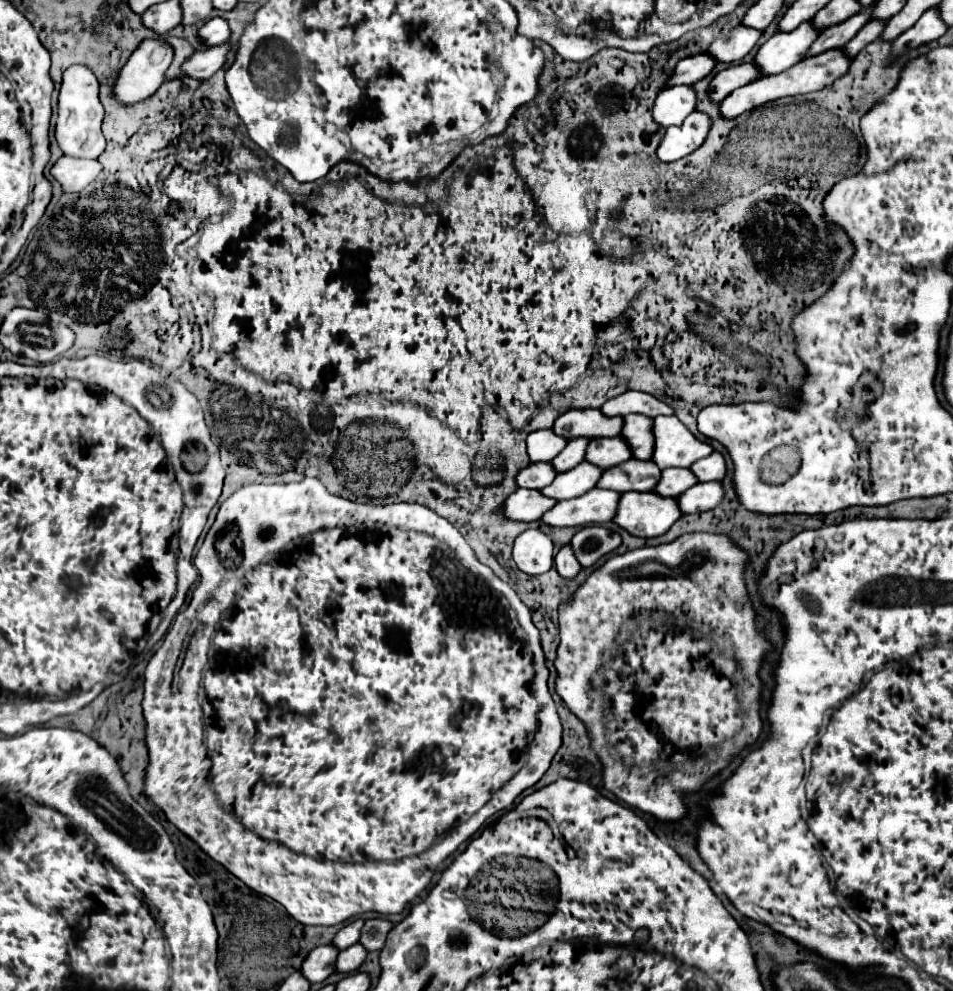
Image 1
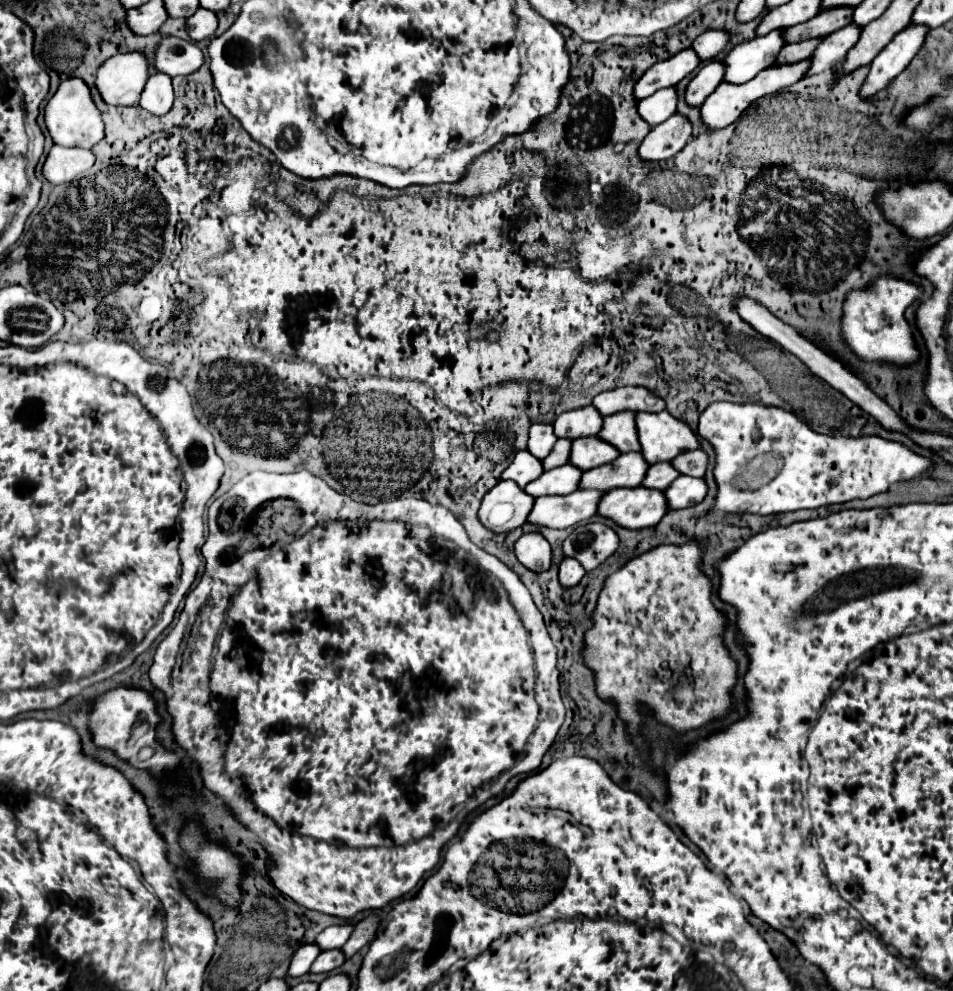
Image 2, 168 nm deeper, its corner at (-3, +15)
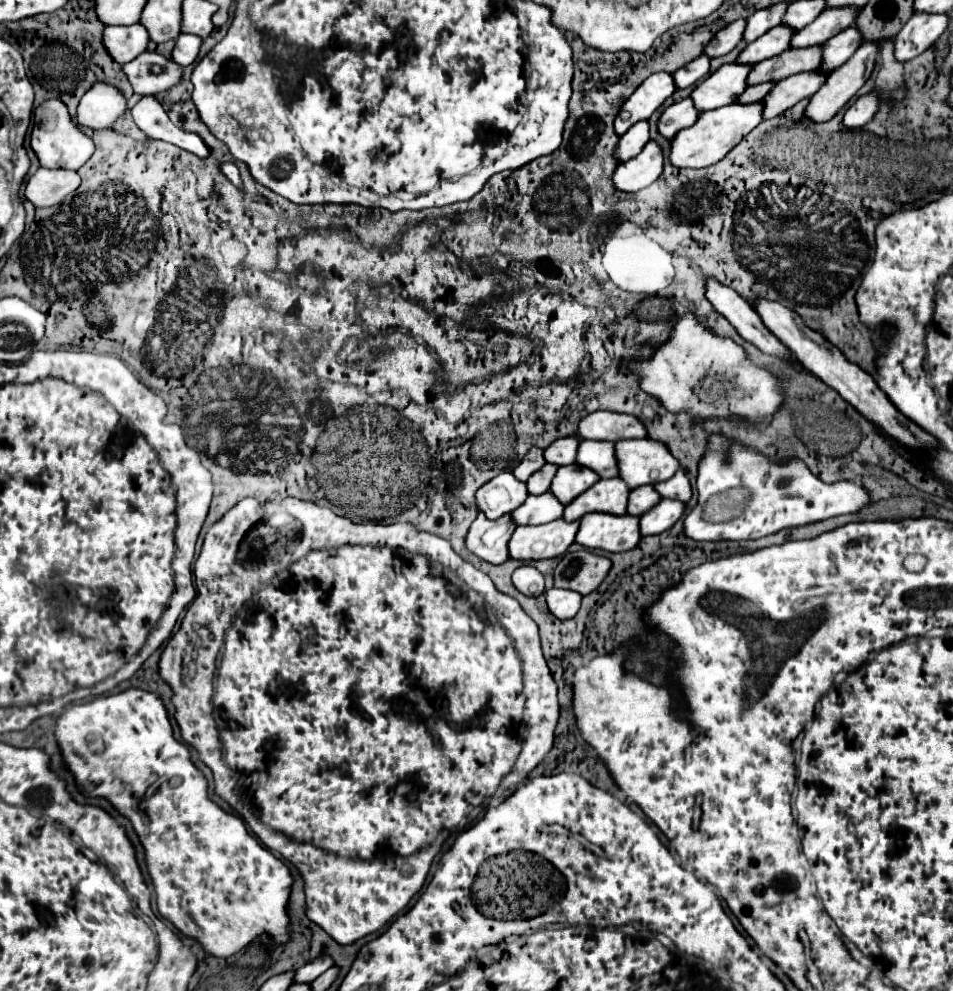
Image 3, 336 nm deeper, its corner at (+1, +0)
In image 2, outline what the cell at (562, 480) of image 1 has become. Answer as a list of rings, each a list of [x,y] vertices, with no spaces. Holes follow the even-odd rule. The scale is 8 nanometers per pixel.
[[[562,464],[554,470],[544,472],[540,478],[532,480],[524,490],[538,498],[538,496],[554,496],[554,494],[570,494],[578,488],[580,484],[580,468],[574,464]]]

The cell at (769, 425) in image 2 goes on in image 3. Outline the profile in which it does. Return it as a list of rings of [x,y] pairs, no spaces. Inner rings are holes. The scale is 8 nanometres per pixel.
[[[712,435],[708,439],[708,453],[702,457],[700,467],[698,467],[698,505],[684,517],[684,535],[688,535],[688,539],[694,541],[748,541],[748,539],[760,539],[766,535],[772,535],[776,531],[782,529],[790,529],[790,527],[800,527],[800,525],[808,525],[808,523],[816,523],[828,517],[836,517],[836,515],[844,515],[844,513],[856,513],[860,507],[868,505],[870,497],[866,493],[866,489],[858,483],[858,481],[838,481],[838,483],[822,483],[818,477],[814,477],[808,467],[794,459],[788,465],[776,465],[772,461],[768,461],[762,453],[756,453],[752,449],[744,449],[742,445],[730,445],[730,441],[722,435]],[[732,487],[746,487],[750,491],[750,501],[744,509],[742,515],[726,521],[726,523],[708,523],[702,519],[702,507],[704,503],[722,491],[728,491]]]

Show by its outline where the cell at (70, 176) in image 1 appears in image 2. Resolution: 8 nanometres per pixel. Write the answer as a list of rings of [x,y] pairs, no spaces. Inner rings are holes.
[[[52,146],[48,158],[44,162],[44,176],[54,186],[72,182],[80,174],[88,172],[94,166],[94,152],[84,148],[66,148],[66,146]]]

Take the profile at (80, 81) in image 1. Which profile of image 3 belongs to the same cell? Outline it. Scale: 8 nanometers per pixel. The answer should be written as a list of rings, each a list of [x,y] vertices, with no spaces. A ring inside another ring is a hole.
[[[58,99],[44,101],[40,107],[36,107],[36,111],[34,111],[34,129],[32,129],[32,135],[30,135],[30,147],[34,149],[40,167],[46,167],[46,169],[70,169],[70,171],[76,171],[94,153],[92,139],[86,137],[72,123],[72,117],[70,117],[68,109]]]

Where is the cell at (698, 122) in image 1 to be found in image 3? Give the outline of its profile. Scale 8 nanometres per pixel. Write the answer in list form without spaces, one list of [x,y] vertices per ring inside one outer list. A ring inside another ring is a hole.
[[[648,141],[636,157],[628,159],[626,163],[620,163],[614,169],[612,185],[614,189],[620,189],[624,193],[640,191],[660,177],[662,165],[664,159],[660,147],[654,141]]]

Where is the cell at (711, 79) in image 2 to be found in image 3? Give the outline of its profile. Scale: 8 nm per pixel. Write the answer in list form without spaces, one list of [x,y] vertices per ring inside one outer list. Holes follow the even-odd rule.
[[[686,97],[662,111],[658,119],[658,133],[666,139],[672,139],[680,129],[690,127],[696,119],[698,119],[698,111],[694,109],[692,99]]]

